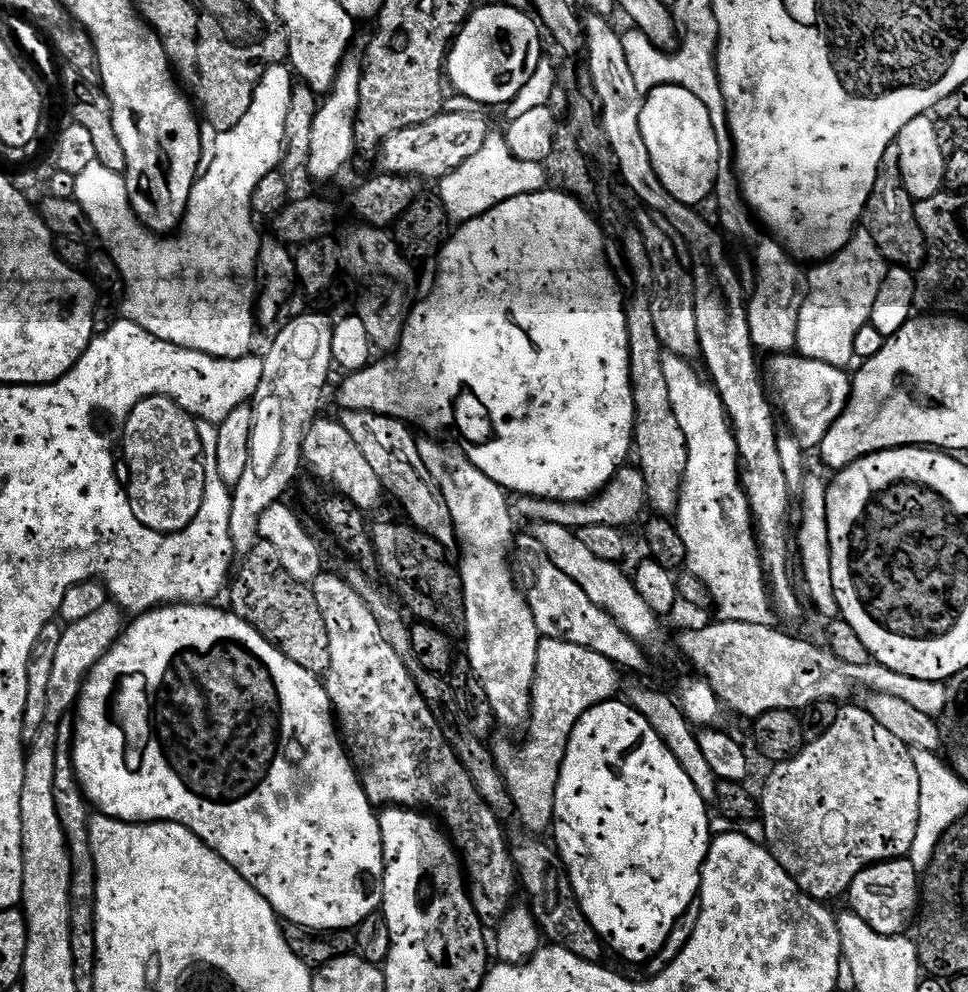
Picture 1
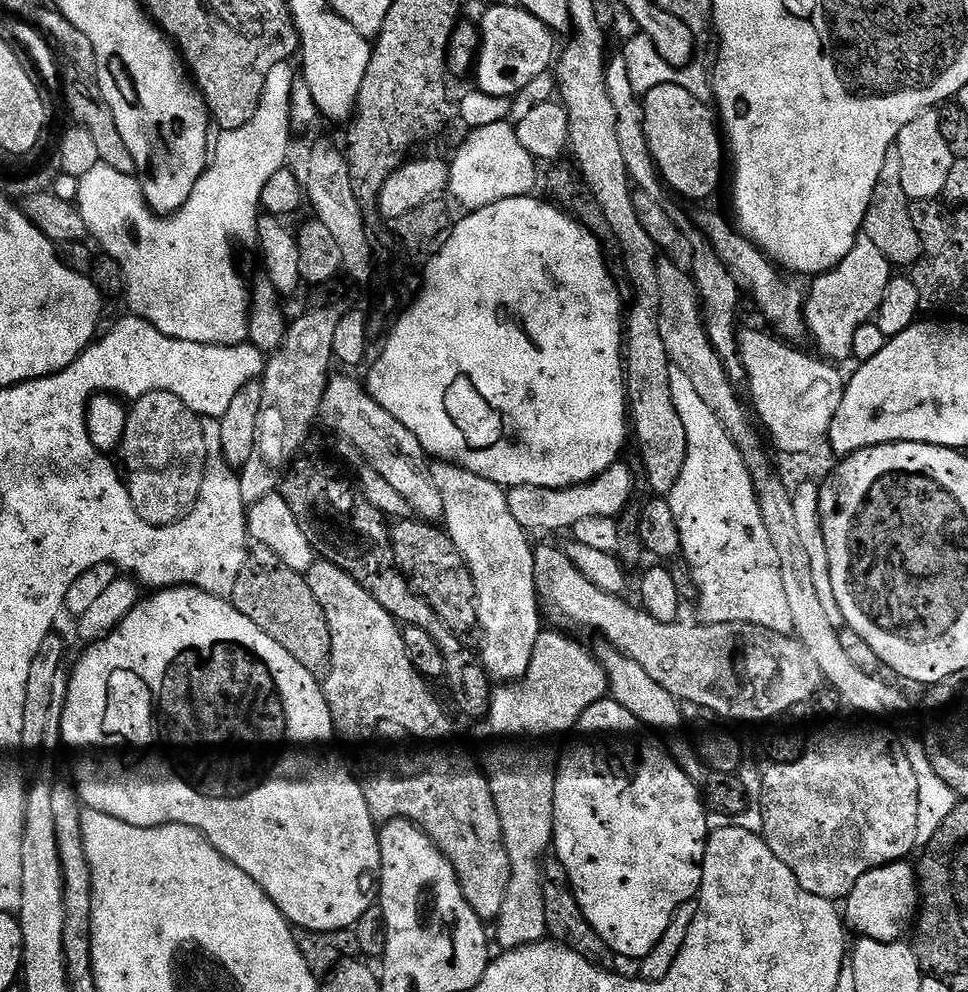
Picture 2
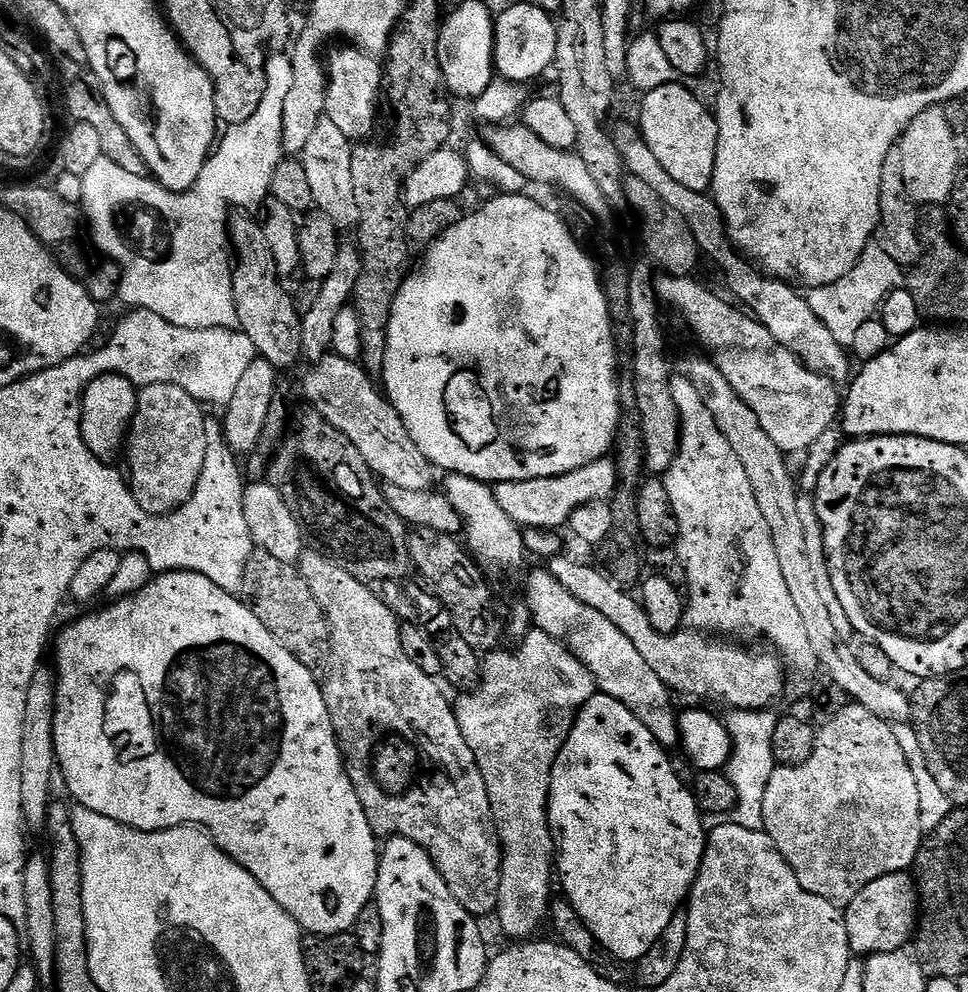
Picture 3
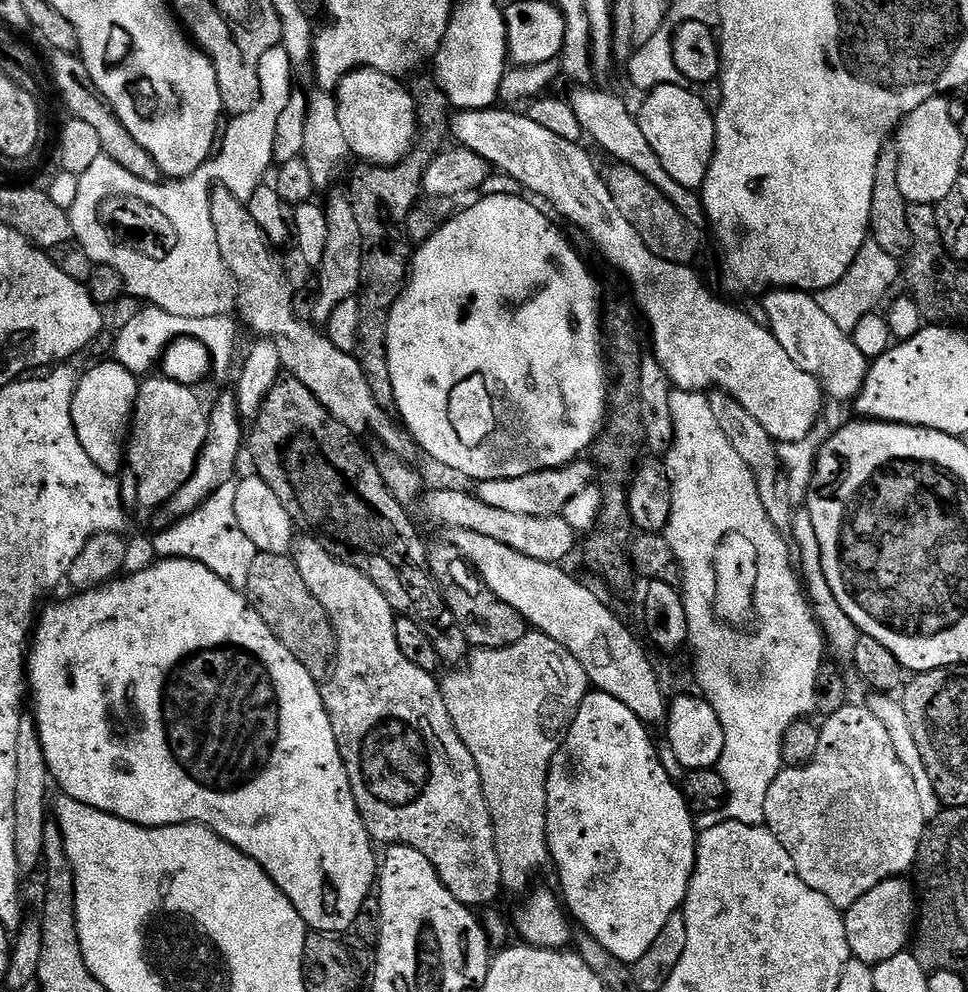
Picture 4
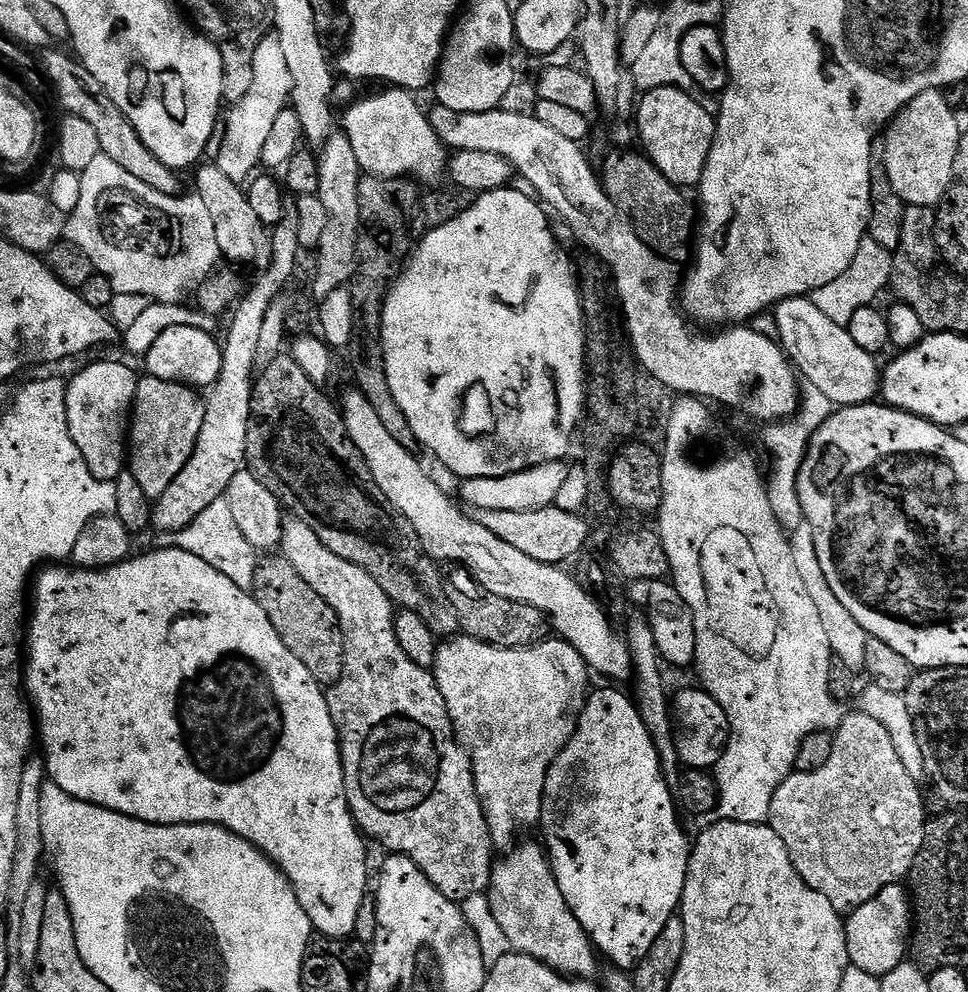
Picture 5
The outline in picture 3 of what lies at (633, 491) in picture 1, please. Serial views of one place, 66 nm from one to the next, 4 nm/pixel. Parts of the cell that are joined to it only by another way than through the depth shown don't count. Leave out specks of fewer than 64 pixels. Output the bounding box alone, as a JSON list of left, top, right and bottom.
[494,458,617,530]

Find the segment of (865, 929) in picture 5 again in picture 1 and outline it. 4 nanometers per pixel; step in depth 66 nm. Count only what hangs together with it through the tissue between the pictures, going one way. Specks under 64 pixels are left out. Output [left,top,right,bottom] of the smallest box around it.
[846,858,918,936]

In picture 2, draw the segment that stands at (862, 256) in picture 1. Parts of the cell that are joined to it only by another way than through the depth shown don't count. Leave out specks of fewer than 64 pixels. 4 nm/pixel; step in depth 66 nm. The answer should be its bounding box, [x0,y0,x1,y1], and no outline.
[803,234,894,361]

